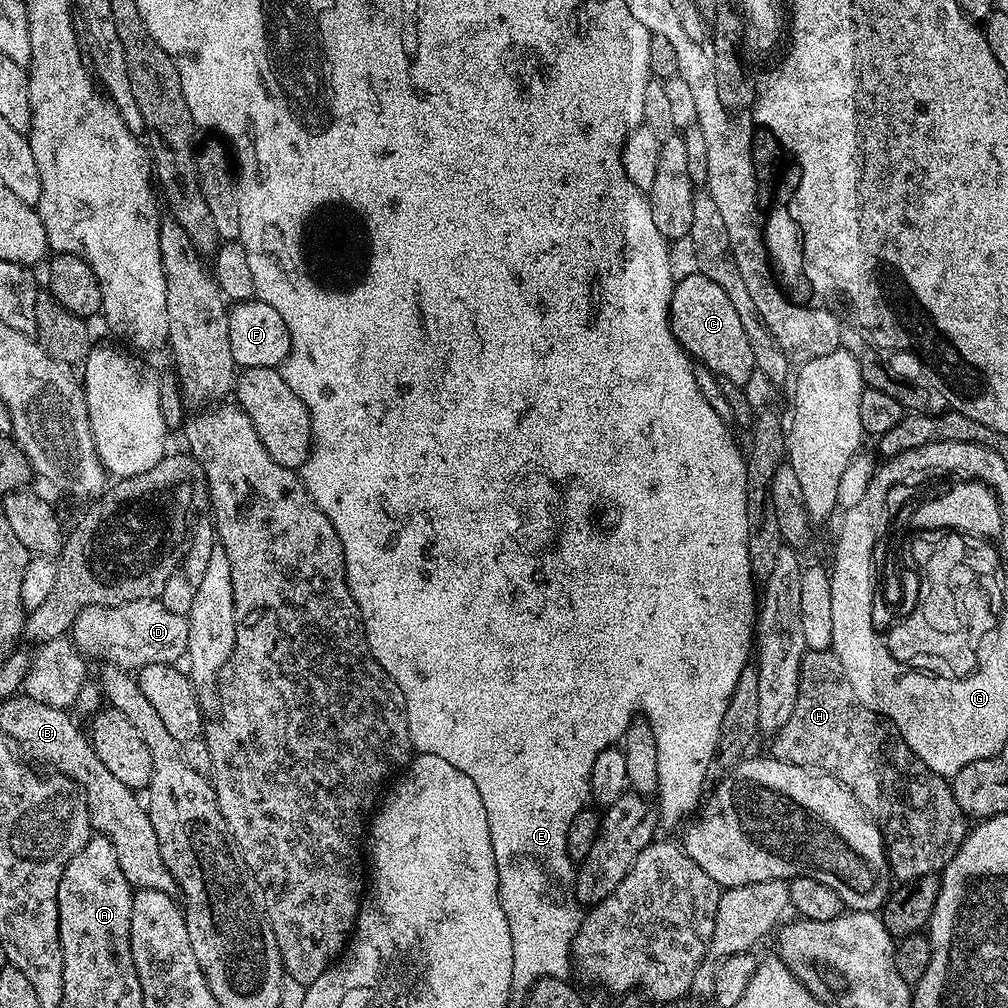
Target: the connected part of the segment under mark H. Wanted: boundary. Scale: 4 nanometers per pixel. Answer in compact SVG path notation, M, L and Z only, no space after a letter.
M829 649L805 651L798 678L798 702L786 726L771 737L773 757L794 766L810 768L832 776L845 784L854 798L864 807L873 822L880 828L884 839L884 853L888 855L888 870L900 882L911 882L939 873L954 858L970 831L969 821L958 806L952 785L937 772L931 772L906 746L906 742L892 725L874 710L870 710L850 690L843 670L838 667Z

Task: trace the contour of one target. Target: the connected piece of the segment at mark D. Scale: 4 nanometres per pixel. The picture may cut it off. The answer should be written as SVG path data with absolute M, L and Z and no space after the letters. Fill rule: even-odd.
M158 598L142 602L126 602L113 608L90 606L77 616L76 623L70 629L70 639L85 657L105 656L103 659L107 663L117 664L119 668L139 670L147 664L176 664L179 656L181 659L188 650L188 617L166 610L166 606L162 606Z

